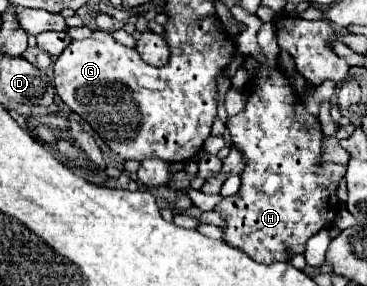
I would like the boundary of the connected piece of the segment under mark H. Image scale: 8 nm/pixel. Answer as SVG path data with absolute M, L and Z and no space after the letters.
M262 24L258 32L258 44L266 52L268 62L260 64L260 70L254 78L250 78L248 88L248 104L246 108L228 120L228 130L232 136L234 148L238 148L244 156L244 172L240 172L242 186L238 194L224 198L224 202L216 204L216 212L224 218L224 242L244 250L252 260L262 264L272 262L290 262L296 254L304 254L306 242L318 234L320 230L332 228L334 218L338 214L338 198L336 190L346 172L346 166L324 162L320 144L322 144L322 128L316 116L312 116L300 96L288 86L288 80L278 64L278 42L274 24Z

